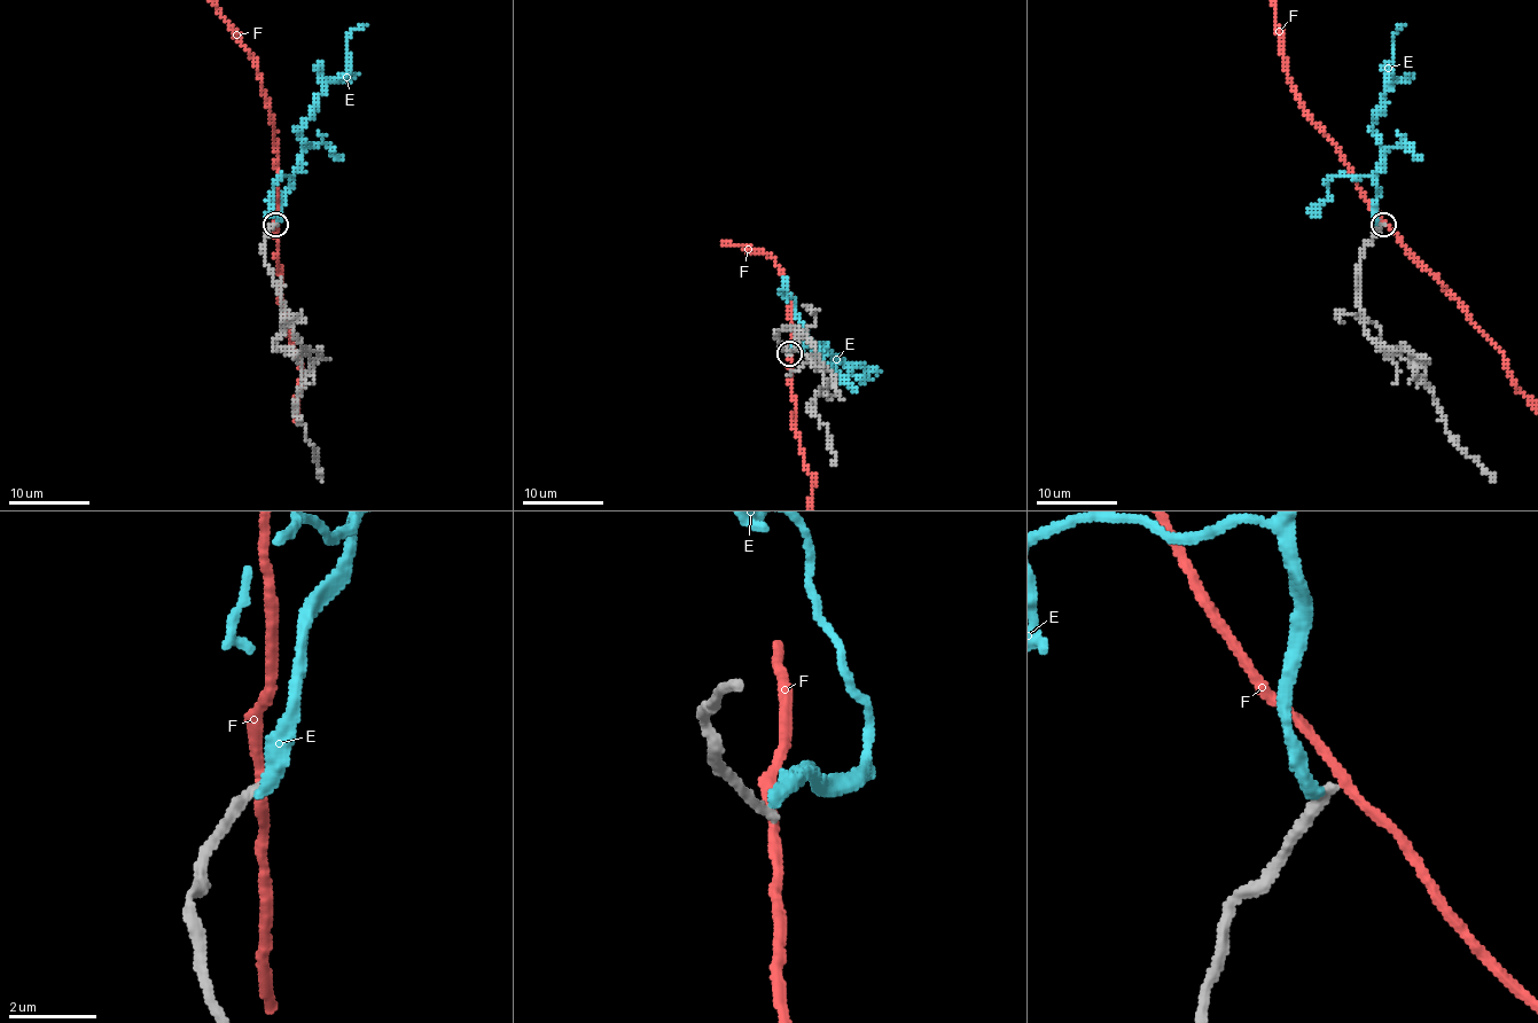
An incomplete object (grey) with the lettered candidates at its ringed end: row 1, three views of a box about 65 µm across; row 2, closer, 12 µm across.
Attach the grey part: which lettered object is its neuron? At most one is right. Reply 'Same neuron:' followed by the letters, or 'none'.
Same neuron: none

